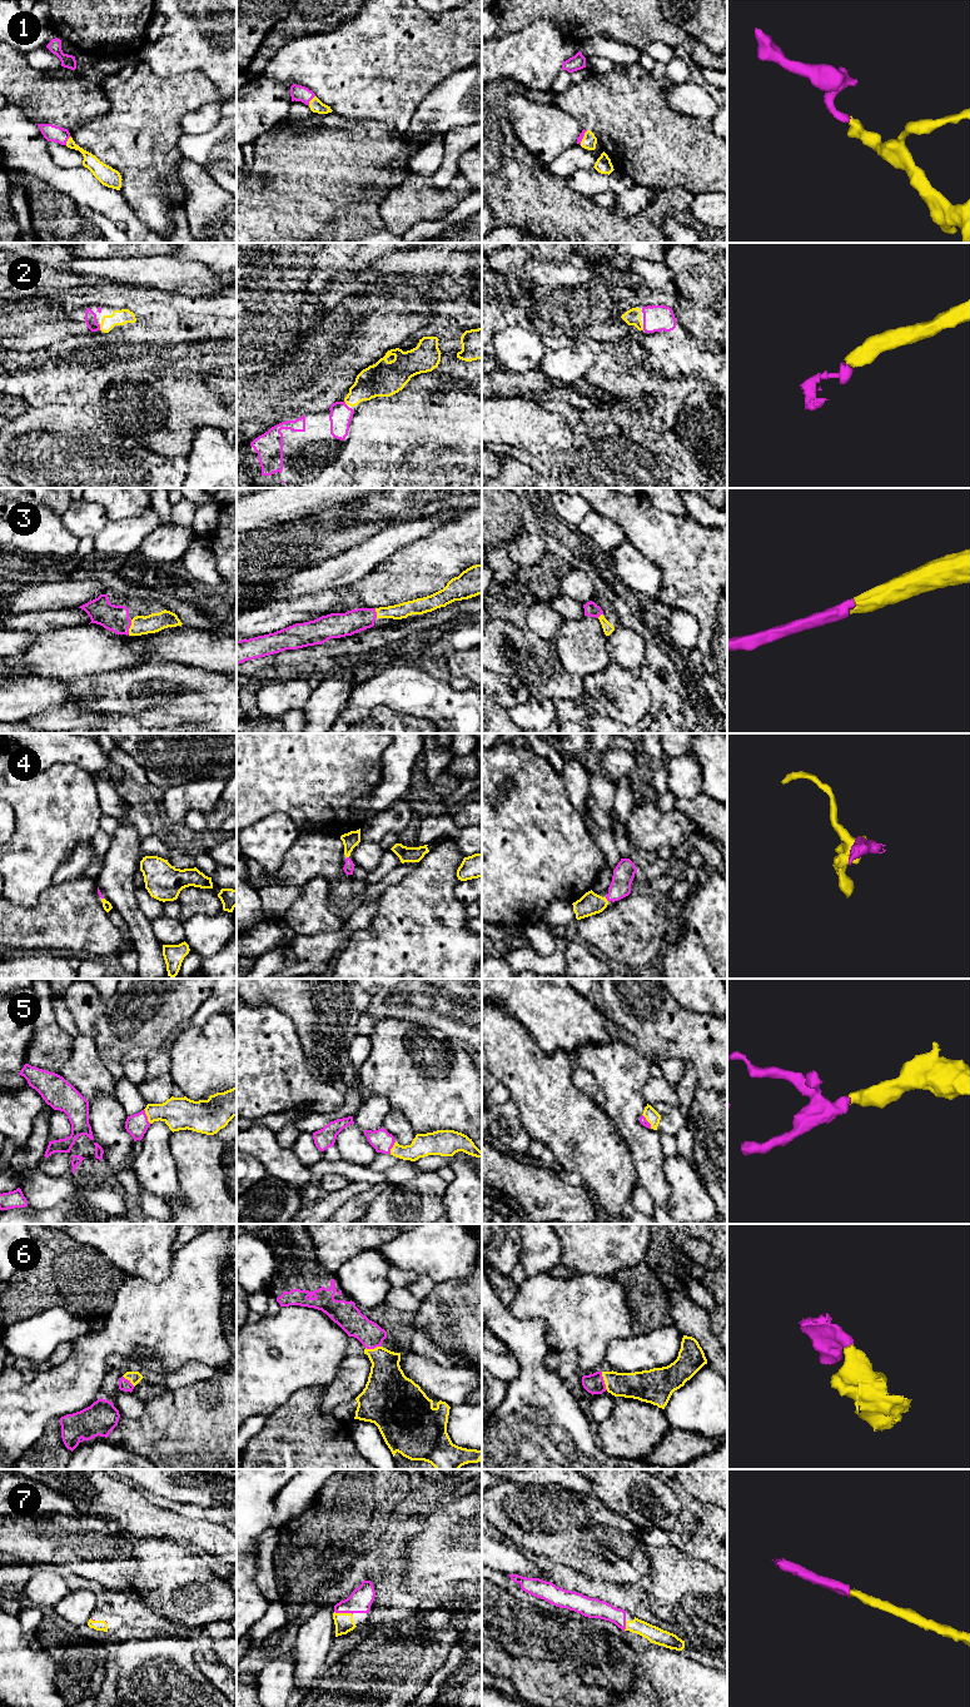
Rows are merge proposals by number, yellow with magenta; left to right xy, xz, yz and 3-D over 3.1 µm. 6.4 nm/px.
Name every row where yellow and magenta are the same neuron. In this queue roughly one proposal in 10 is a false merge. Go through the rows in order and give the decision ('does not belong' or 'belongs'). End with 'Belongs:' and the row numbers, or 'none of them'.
1: belongs
2: belongs
3: belongs
4: belongs
5: belongs
6: belongs
7: belongs
Belongs: 1, 2, 3, 4, 5, 6, 7

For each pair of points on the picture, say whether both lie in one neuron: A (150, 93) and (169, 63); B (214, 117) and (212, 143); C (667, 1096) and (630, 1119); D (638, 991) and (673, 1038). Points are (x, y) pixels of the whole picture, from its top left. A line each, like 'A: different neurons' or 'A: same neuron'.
A: different neurons
B: different neurons
C: different neurons
D: same neuron

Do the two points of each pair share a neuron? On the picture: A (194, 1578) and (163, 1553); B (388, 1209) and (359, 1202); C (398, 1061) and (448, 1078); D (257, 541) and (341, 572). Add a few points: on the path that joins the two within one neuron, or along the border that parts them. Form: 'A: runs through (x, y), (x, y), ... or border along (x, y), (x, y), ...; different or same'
A: runs through (187, 1577), (170, 1561); same
B: border along (388, 1185), (371, 1202), (366, 1210); different
C: runs through (411, 1065), (428, 1078), (436, 1078); same
D: border along (346, 550), (292, 573); different

